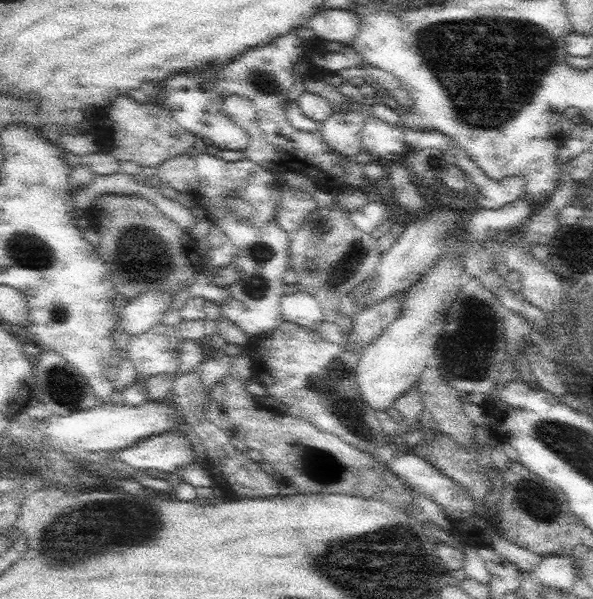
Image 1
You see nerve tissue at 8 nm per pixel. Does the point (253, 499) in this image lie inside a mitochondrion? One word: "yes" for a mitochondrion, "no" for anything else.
no

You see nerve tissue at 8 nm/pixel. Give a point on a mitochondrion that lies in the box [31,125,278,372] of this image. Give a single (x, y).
(58, 313)

